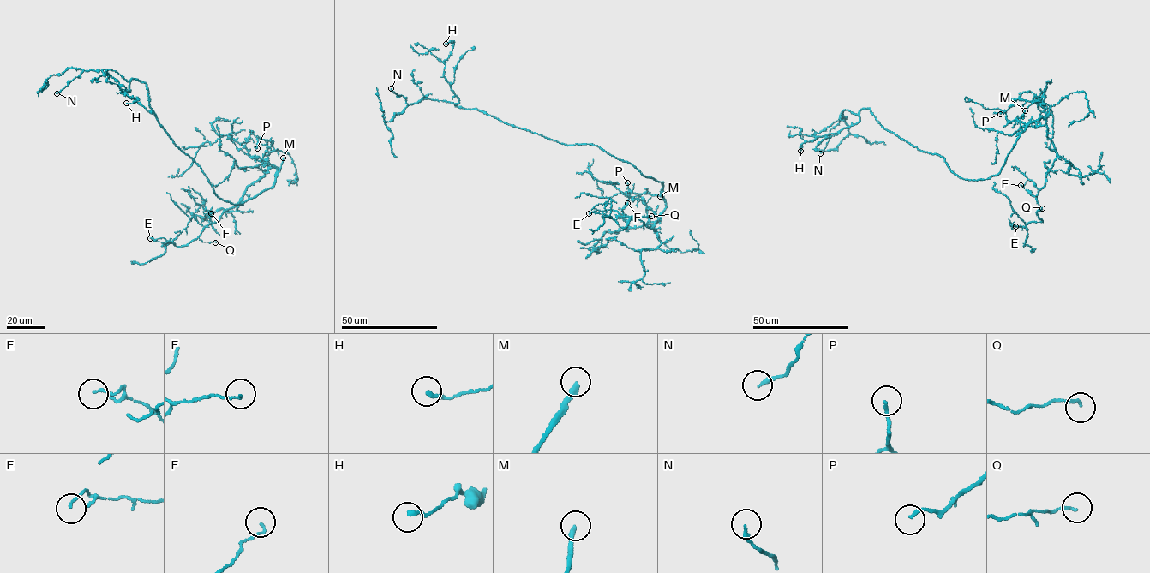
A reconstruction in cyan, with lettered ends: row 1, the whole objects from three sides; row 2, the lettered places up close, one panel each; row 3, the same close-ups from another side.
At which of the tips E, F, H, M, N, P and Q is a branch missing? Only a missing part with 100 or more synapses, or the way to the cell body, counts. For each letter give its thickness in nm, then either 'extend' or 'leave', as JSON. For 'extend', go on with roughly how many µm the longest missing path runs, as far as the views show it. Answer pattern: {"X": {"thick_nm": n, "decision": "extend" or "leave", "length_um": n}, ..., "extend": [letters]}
{"E": {"thick_nm": 110, "decision": "leave"}, "F": {"thick_nm": 90, "decision": "leave"}, "H": {"thick_nm": 190, "decision": "leave"}, "M": {"thick_nm": 280, "decision": "leave"}, "N": {"thick_nm": 200, "decision": "leave"}, "P": {"thick_nm": 160, "decision": "leave"}, "Q": {"thick_nm": 120, "decision": "leave"}, "extend": []}

